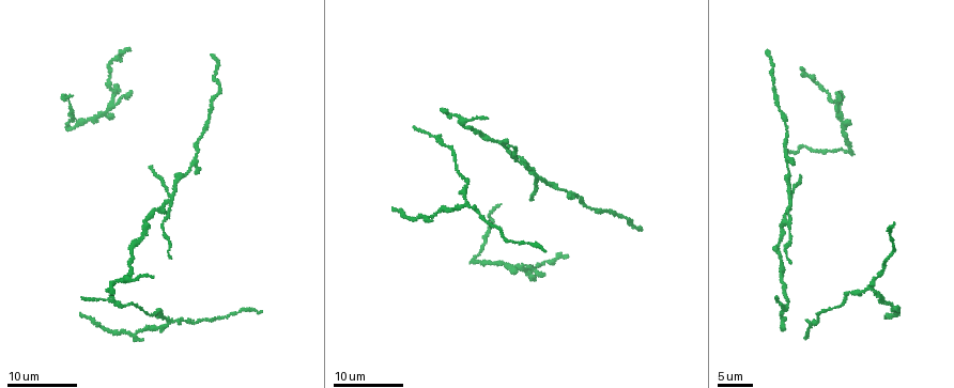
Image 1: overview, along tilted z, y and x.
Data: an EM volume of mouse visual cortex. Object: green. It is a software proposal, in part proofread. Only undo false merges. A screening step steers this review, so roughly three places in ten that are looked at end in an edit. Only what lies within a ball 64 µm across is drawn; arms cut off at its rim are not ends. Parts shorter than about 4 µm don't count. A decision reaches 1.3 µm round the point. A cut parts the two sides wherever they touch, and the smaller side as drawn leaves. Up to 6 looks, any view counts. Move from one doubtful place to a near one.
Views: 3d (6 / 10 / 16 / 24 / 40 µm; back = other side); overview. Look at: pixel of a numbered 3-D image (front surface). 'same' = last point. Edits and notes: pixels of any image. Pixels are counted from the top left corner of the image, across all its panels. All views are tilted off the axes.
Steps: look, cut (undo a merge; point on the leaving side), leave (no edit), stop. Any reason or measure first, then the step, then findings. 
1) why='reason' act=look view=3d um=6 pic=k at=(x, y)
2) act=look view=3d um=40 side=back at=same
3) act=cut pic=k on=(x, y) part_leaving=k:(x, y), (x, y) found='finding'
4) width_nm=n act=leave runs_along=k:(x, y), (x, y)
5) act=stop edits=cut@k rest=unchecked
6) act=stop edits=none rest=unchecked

why='a fork' act=look view=3d um=16 pic=1 at=(170, 196)

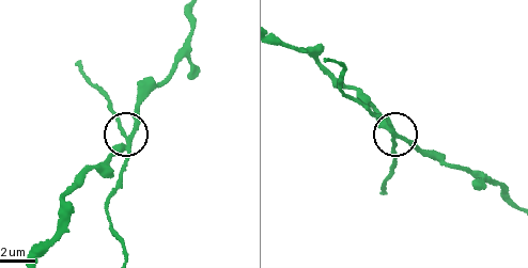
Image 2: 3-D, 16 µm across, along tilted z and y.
why='zoom in' act=look view=3d um=6 pic=2 at=(124, 134)

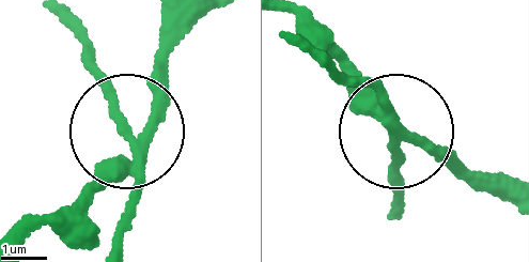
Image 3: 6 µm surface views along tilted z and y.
arms=3 act=cut pic=3 on=(110, 107) part_leaving=3:(135, 159), (120, 244) found='a second neuron is stuck on'

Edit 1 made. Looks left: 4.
why='side arm on a straight run' act=look view=3d um=24 pic=1 at=(135, 336)

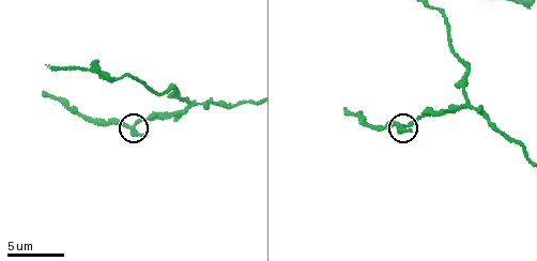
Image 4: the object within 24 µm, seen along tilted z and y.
why='zoom in' act=look view=3d um=10 pic=4 at=(401, 126)

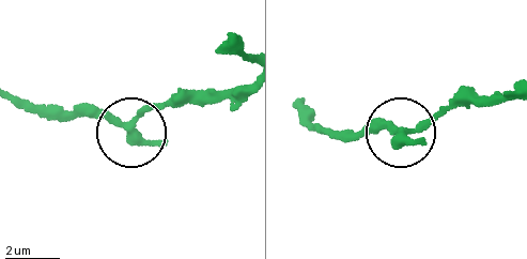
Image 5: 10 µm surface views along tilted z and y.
arms=3 act=leave runs_along=5:(247, 84), (171, 100), (123, 130), (98, 116), (66, 112) found='continuous, no second neuron'

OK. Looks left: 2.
why='arms part here' act=look view=3d um=10 pic=4 at=(466, 105)

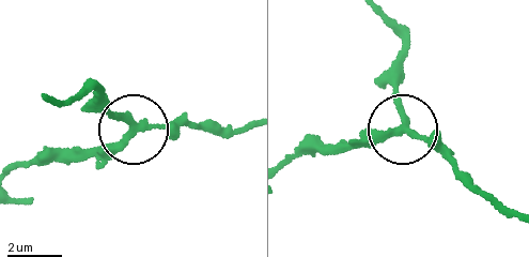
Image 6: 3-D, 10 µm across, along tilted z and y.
act=look view=3d um=6 pic=6 at=(395, 133)

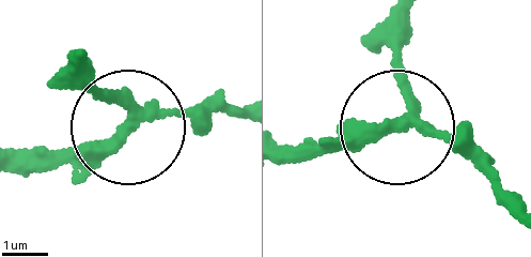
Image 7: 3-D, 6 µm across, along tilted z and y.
side_arm_um=16 act=cut pic=7 on=(209, 104) part_leaving=7:(140, 118), (75, 56) found='two neurons meet here'

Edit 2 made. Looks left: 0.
act=stop edits=cut@3,cut@7 rest=unchecked

